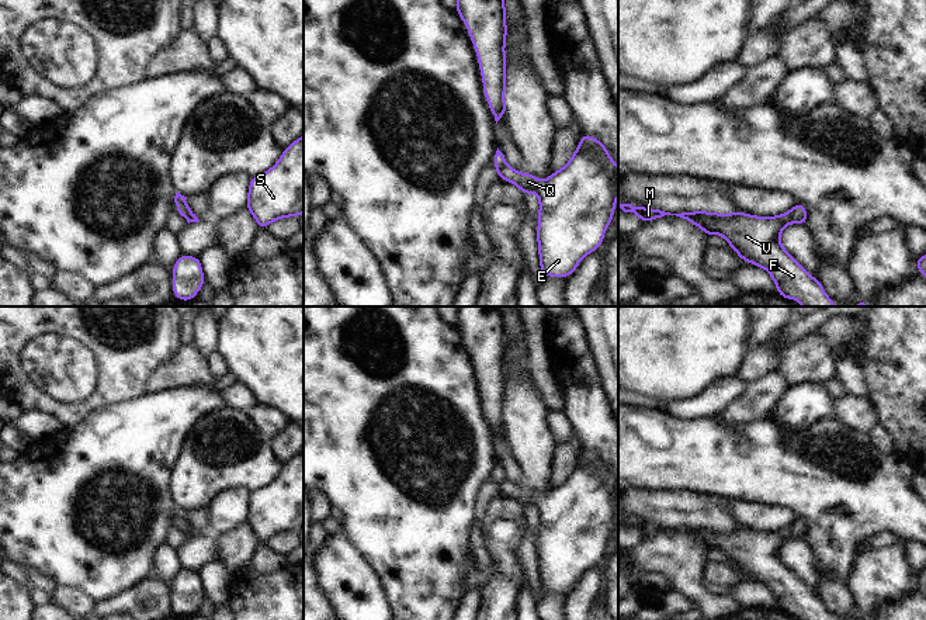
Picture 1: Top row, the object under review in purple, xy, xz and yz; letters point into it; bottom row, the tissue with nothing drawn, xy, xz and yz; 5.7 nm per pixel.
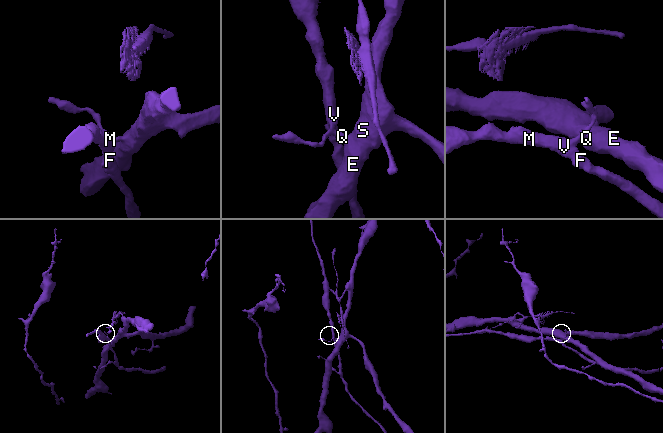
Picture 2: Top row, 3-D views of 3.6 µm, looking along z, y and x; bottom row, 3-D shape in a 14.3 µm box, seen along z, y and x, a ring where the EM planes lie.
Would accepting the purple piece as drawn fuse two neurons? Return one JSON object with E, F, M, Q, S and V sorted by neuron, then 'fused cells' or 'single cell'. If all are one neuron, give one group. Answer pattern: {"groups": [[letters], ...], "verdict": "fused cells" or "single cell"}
{"groups": [["E", "Q", "S"], ["F", "M", "V"]], "verdict": "fused cells"}

